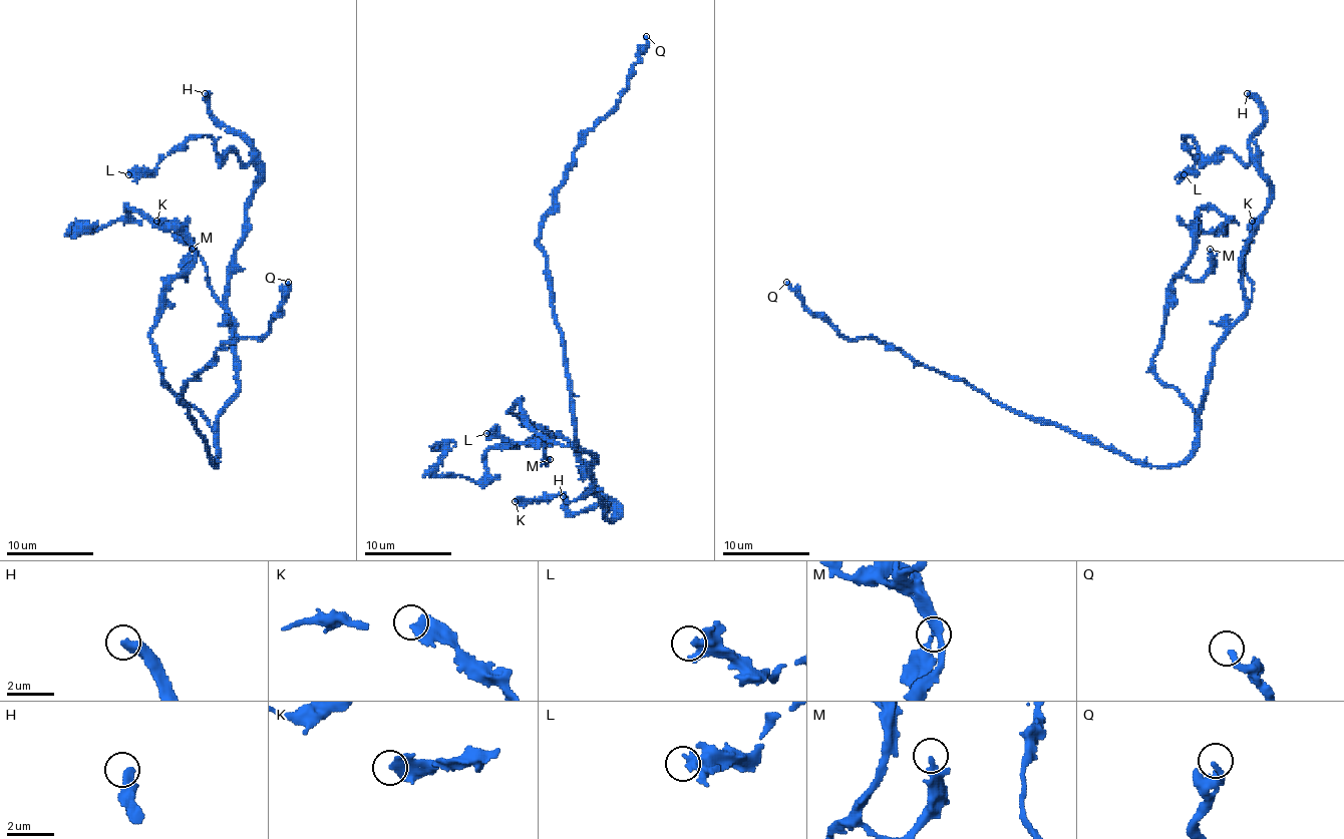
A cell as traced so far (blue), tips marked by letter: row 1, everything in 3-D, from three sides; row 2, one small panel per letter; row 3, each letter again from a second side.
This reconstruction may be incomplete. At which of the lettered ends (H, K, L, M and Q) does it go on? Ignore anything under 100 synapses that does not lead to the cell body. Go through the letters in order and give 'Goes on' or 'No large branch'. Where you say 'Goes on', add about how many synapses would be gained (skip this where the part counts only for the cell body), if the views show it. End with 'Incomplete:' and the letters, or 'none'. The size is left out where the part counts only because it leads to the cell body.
H: Goes on. Roughly 450 synapses
K: No large branch
L: No large branch
M: No large branch
Q: No large branch
Incomplete: H

